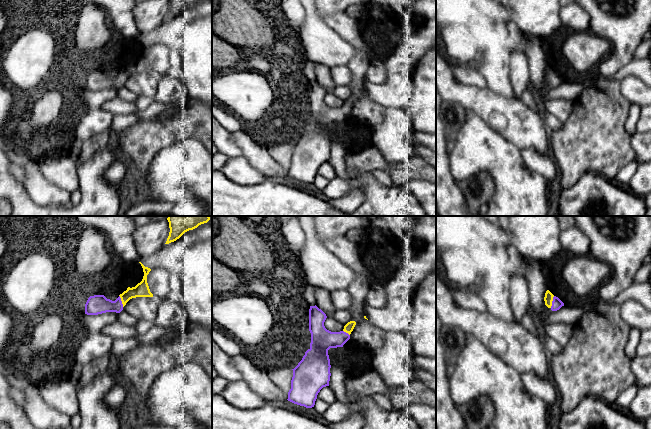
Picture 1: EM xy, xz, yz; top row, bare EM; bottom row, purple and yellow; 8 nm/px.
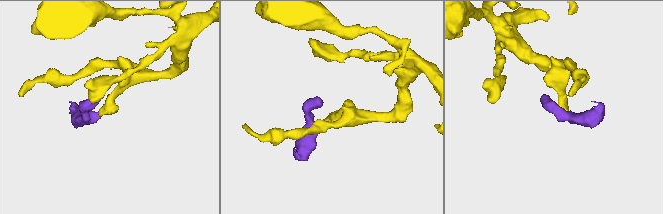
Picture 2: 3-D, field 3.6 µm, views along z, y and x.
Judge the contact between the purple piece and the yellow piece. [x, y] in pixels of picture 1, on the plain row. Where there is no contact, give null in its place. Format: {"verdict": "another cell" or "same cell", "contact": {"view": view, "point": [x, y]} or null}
{"verdict": "same cell", "contact": {"view": "yz", "point": [552, 78]}}

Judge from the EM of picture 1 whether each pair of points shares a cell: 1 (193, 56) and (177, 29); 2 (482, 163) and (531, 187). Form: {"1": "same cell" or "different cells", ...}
{"1": "same cell", "2": "same cell"}

